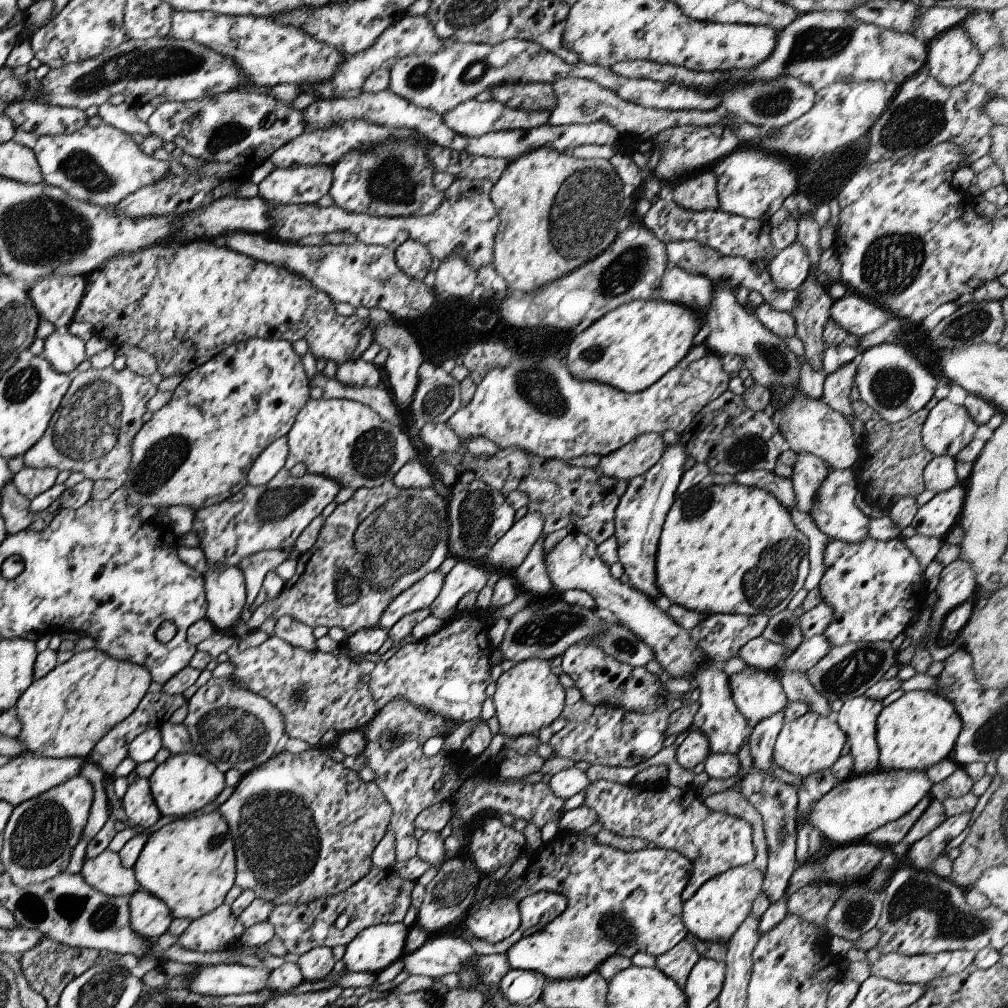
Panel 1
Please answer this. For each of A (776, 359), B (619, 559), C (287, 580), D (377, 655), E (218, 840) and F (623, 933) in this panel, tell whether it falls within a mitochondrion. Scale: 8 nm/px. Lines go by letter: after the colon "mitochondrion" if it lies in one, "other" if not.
A: mitochondrion
B: other
C: other
D: other
E: mitochondrion
F: mitochondrion

